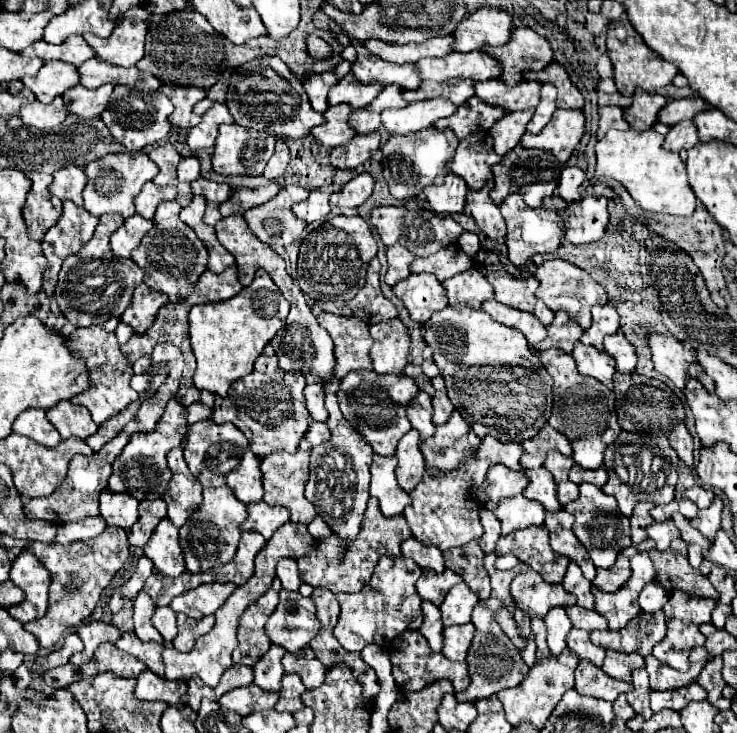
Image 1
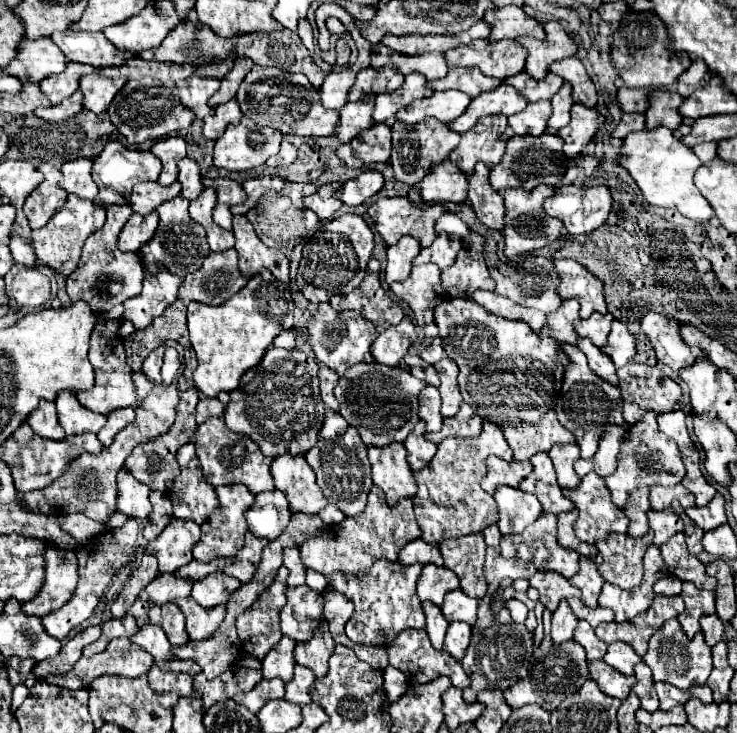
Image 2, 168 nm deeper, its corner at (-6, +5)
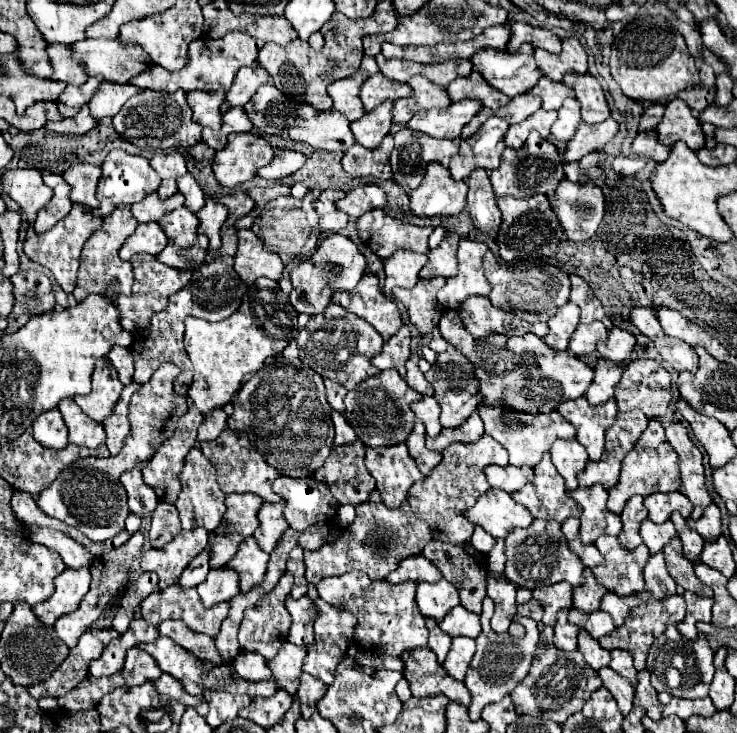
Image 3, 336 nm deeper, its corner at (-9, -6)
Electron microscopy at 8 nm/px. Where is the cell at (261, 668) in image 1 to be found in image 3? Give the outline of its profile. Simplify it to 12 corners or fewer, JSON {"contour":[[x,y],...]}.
{"contour":[[285,642],[269,662],[277,686],[295,694],[305,648]]}

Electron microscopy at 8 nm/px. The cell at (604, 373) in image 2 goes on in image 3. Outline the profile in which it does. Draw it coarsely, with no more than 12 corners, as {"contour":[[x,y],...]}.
{"contour":[[599,358],[585,398],[591,406],[611,400],[621,368]]}

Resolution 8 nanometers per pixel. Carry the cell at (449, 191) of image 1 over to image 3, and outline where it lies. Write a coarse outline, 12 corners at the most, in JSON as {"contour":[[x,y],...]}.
{"contour":[[429,164],[409,192],[417,216],[463,212],[467,184]]}

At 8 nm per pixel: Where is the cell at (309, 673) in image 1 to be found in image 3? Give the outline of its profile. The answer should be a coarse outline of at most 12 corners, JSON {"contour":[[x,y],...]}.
{"contour":[[327,604],[315,606],[315,642],[303,672],[333,684],[357,618]]}

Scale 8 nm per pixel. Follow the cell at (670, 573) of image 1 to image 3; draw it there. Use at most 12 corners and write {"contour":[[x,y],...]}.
{"contour":[[679,536],[663,548],[669,574],[697,596],[713,598],[697,578],[695,564],[683,556]]}

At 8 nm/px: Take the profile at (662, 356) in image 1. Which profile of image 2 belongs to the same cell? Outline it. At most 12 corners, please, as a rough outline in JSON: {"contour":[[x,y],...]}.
{"contour":[[656,311],[640,327],[658,361],[676,373],[702,355],[682,341],[678,327]]}

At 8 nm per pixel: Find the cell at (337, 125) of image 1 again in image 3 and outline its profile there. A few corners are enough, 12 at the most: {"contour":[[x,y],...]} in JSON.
{"contour":[[393,102],[351,122],[355,142],[371,150],[389,134]]}

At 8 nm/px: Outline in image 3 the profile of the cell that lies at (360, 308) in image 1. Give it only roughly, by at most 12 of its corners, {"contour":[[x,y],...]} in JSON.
{"contour":[[367,272],[333,302],[367,320],[385,340],[401,326],[395,302]]}

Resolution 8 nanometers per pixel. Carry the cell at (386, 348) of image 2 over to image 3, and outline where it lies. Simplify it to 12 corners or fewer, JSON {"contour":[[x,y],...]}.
{"contour":[[409,326],[383,344],[371,364],[379,370],[395,368],[405,376],[411,356]]}

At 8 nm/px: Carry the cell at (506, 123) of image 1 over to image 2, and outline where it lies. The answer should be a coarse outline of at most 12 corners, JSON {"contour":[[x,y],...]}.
{"contour":[[550,101],[528,103],[508,117],[502,135],[542,135],[552,113]]}

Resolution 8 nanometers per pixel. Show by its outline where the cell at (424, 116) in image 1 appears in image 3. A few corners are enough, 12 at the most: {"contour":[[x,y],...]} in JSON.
{"contour":[[459,100],[447,110],[417,112],[409,130],[455,140],[483,108]]}

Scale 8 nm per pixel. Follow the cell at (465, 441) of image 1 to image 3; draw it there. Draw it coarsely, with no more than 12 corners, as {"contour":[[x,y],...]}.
{"contour":[[473,412],[459,428],[443,428],[427,438],[429,450],[453,442],[477,442],[483,420]]}

